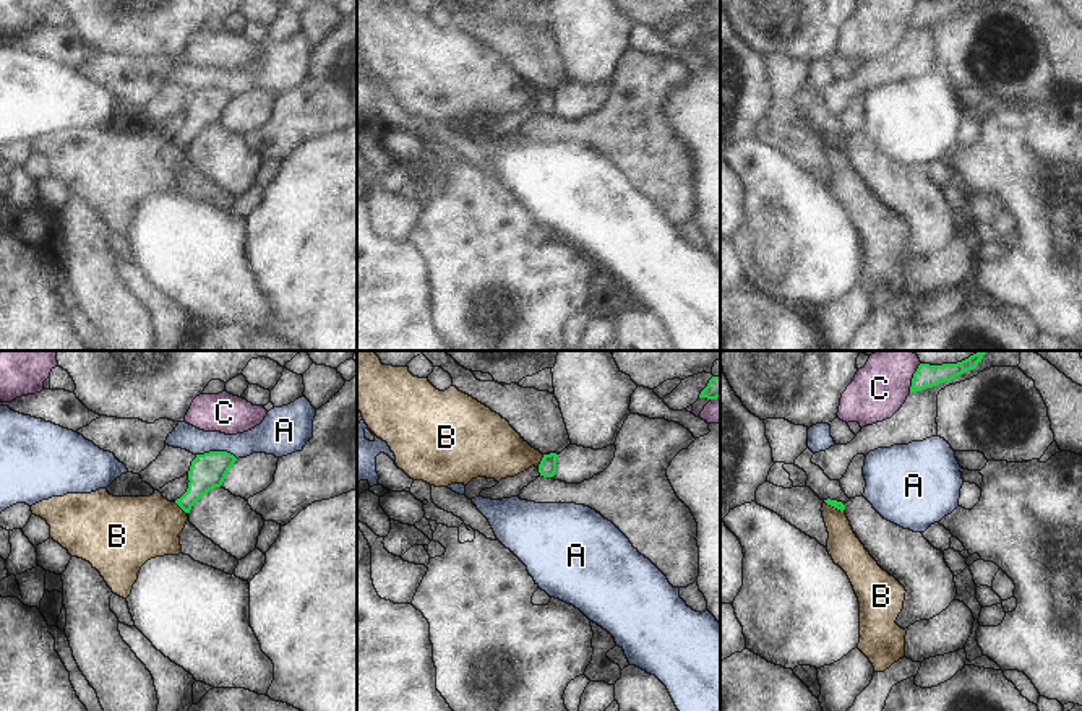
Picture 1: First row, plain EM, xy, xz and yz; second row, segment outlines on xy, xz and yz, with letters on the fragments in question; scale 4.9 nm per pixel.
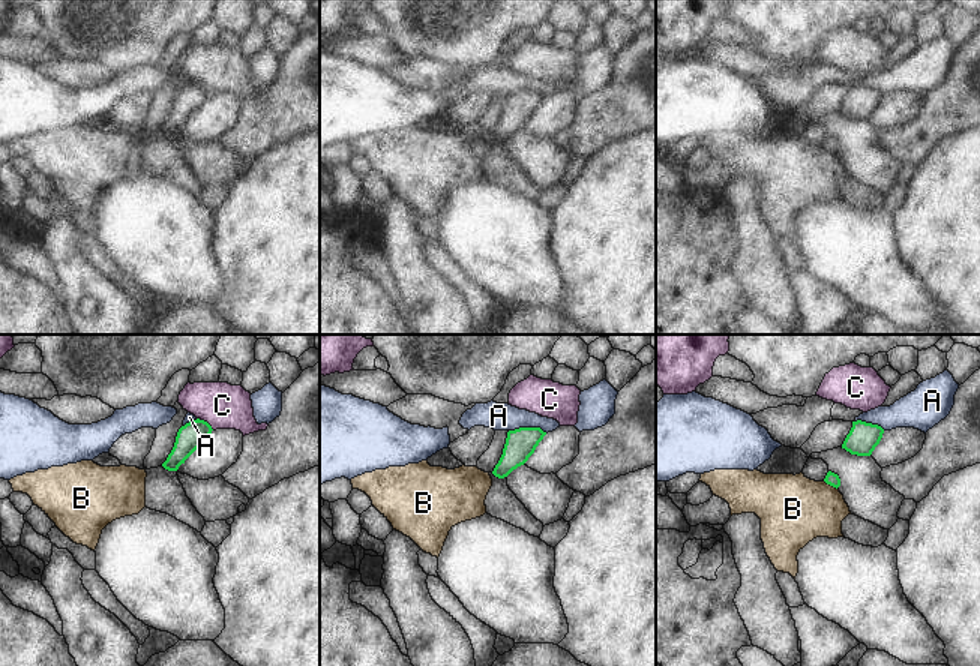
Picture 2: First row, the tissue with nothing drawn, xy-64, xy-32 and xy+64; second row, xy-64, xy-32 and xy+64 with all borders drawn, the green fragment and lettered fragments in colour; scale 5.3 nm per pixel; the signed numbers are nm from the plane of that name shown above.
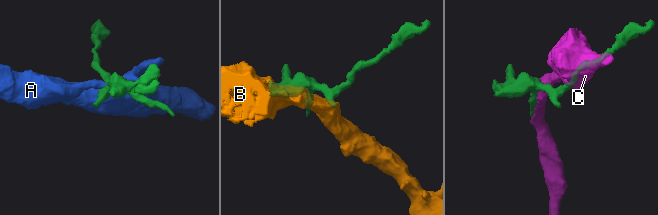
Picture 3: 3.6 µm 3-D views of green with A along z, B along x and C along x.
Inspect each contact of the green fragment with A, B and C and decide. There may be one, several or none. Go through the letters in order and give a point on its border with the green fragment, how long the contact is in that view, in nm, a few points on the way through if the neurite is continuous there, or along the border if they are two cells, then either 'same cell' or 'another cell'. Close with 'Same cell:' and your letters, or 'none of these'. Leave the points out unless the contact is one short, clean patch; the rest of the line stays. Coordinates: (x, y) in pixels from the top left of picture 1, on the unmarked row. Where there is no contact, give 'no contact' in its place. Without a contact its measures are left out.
A: xy (218, 88) | 200 nm | another cell
B: xz (540, 98) | 70 nm | along xz (544, 91), (537, 103) | another cell
C: yz (912, 15) | 160 nm | another cell
Same cell: none of these

